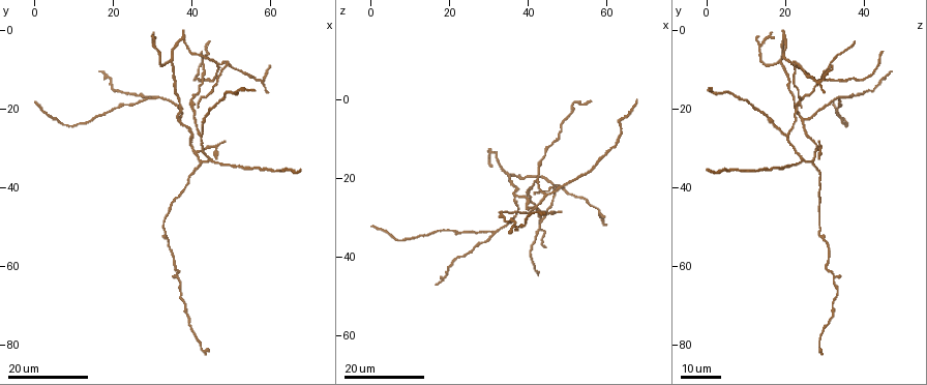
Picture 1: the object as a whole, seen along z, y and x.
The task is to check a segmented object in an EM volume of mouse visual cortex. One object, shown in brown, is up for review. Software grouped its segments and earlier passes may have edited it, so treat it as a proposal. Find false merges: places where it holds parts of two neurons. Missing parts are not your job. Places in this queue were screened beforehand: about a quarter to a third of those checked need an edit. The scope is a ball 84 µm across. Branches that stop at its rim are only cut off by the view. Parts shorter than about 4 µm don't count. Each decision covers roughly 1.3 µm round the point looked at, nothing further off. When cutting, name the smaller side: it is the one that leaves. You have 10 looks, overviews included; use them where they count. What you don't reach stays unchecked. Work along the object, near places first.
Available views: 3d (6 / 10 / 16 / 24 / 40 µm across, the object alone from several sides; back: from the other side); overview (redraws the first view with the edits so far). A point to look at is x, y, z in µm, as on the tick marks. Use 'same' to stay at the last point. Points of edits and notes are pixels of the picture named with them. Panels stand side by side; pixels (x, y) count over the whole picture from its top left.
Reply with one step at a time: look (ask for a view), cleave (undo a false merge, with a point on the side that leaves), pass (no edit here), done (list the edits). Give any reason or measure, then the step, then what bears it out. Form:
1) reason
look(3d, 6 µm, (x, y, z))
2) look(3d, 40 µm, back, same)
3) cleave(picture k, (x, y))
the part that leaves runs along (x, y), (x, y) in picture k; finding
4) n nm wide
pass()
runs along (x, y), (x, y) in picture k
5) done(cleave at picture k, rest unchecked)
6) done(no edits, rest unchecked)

look(3d, 24 µm, (41.0, 31.0, 28.0))

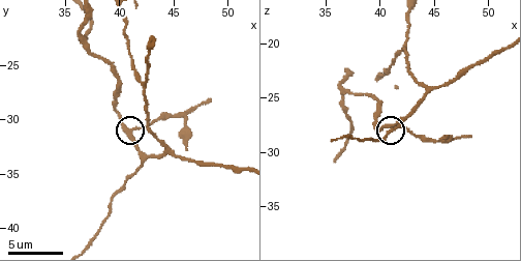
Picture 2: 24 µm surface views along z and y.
closer look
look(3d, 6 µm, (41.2, 31.2, 27.8))

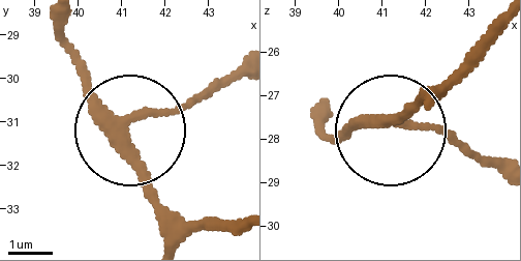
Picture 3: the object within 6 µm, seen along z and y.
side arm 9 µm; 3 arms
cleave(picture 3, (189, 100))
two neurons meet here

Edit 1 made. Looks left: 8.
look(overview)

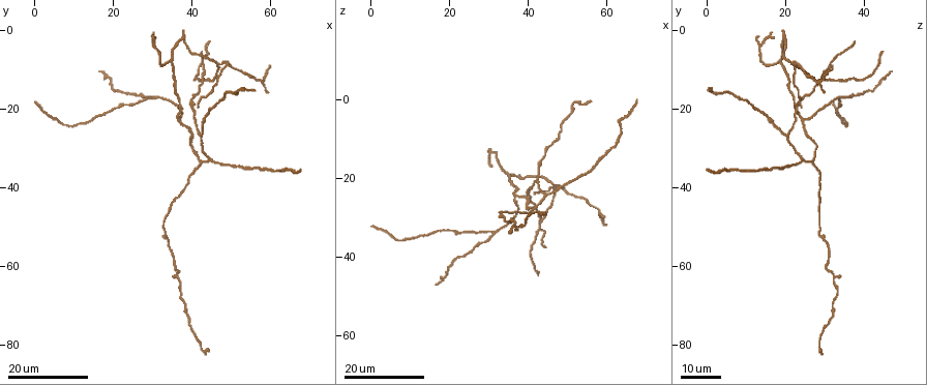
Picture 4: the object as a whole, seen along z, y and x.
two arms in line, one across
look(3d, 24 µm, (36.5, 62.0, 32.5))

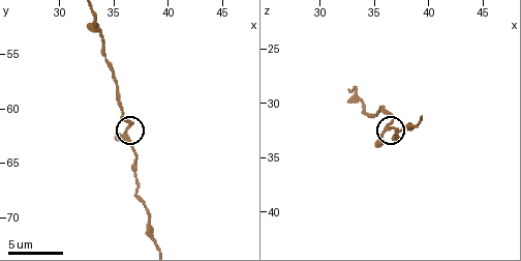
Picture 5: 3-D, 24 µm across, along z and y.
look(3d, 10 µm, same)

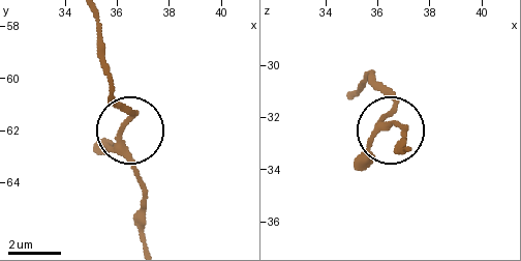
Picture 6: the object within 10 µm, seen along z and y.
150 nm wide
pass()
runs along (97, 22), (101, 68), (130, 113), (119, 149), (146, 207) in picture 6; continuous, no second neuron

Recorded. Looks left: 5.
three-way junction
look(3d, 16 µm, (34.0, 8.0, 18.0))

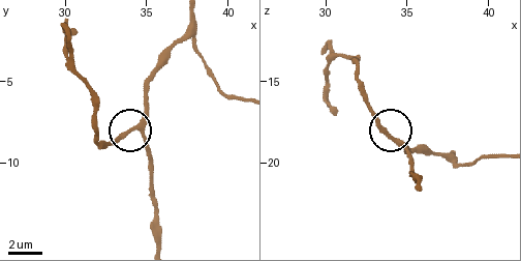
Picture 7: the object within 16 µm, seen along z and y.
look(3d, 6 µm, (34.3, 7.8, 18.5))

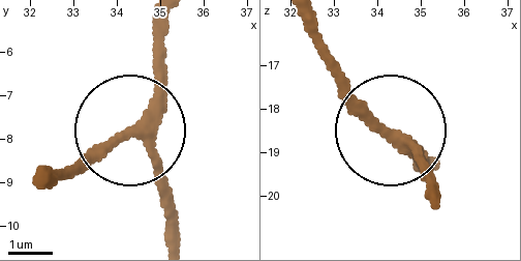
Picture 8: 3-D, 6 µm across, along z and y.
look(3d, 6 µm, back, (34.35, 7.85, 18.60))

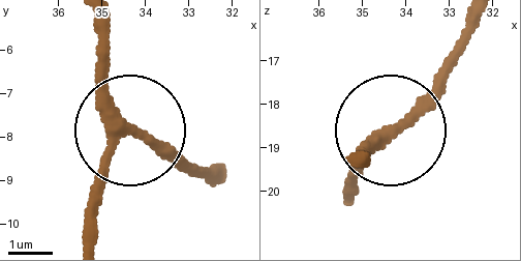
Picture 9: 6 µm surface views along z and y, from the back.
240 nm wide
pass()
all the same neuron

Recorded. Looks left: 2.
side arm on a straight run
look(3d, 16 µm, (31.5, 17.0, 34.0))

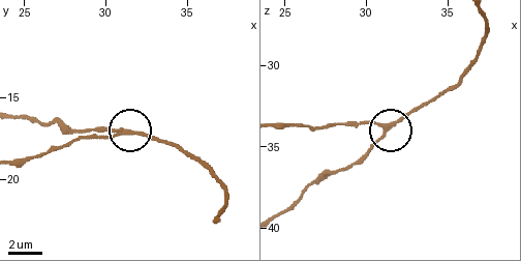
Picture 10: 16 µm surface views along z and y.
zoom in
look(3d, 10 µm, (31.2, 17.1, 34.0))

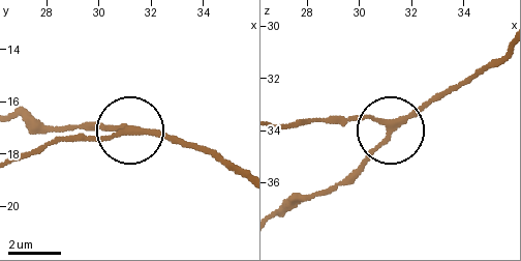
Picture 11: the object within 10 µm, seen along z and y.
side arm 24 µm; 3 arms
pass()
one neuron here

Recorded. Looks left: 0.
done(cleave at picture 3, rest unchecked)

